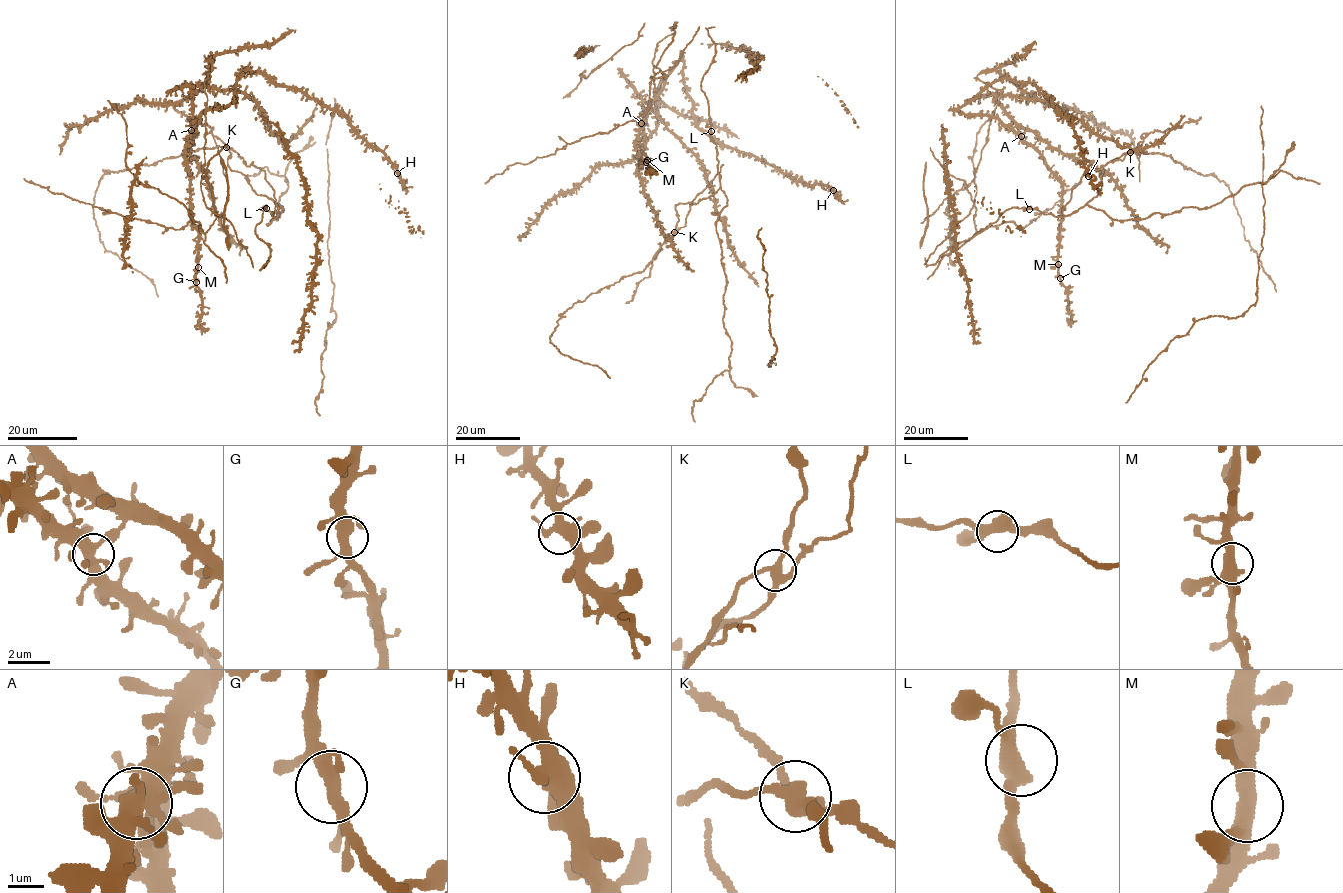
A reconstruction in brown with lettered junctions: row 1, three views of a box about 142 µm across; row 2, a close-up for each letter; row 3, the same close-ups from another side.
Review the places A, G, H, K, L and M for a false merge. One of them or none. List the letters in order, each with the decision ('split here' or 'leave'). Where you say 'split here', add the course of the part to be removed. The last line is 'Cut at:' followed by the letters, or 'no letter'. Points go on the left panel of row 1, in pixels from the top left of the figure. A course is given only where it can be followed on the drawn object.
A: leave
G: leave
H: leave
K: split here; course (226, 147), (232, 149), (247, 166), (252, 164), (264, 171), (264, 179), (273, 189), (278, 212)
L: leave
M: leave
Cut at: K

